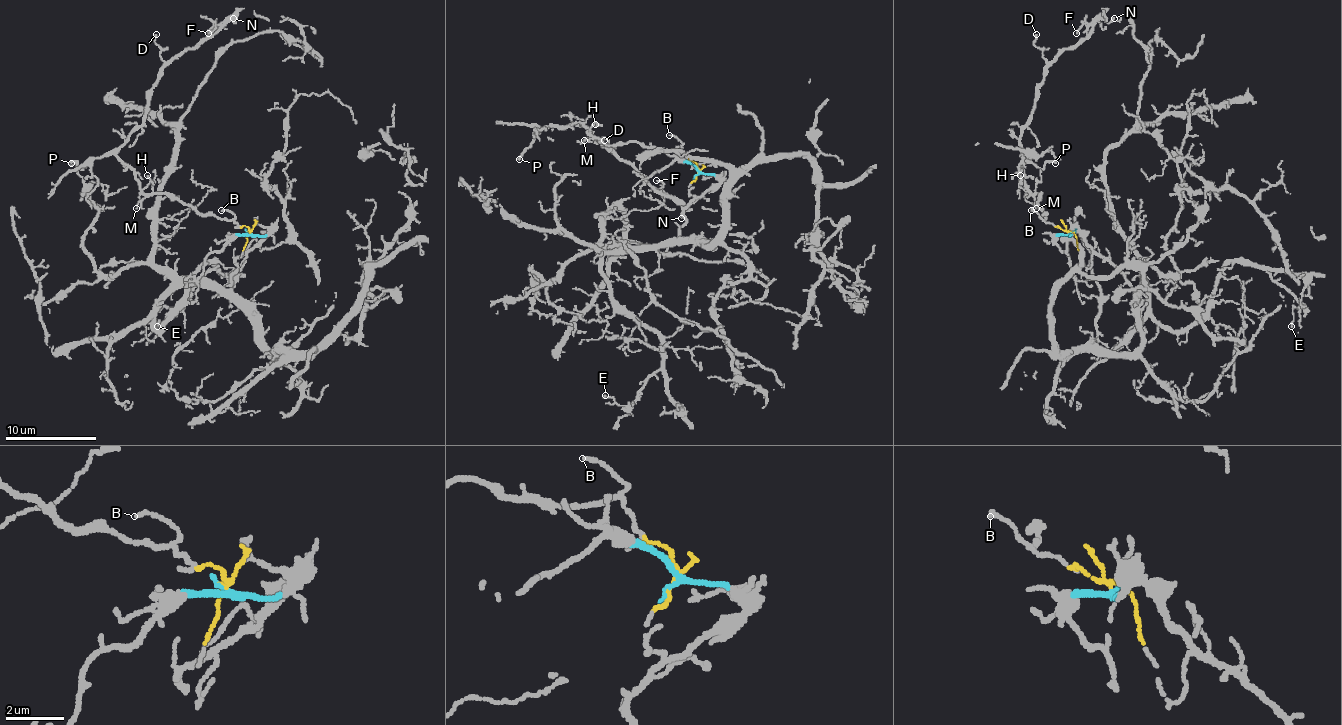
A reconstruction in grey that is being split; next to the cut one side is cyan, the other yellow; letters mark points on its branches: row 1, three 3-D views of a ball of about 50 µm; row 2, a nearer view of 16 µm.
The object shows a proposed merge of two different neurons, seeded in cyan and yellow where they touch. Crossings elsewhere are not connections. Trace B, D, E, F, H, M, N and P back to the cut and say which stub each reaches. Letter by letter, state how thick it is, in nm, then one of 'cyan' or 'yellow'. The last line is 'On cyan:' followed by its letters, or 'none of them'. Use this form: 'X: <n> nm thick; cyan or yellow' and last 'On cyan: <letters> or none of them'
B: 110 nm thick; yellow
D: 110 nm thick; yellow
E: 110 nm thick; cyan
F: 110 nm thick; yellow
H: 130 nm thick; yellow
M: 80 nm thick; yellow
N: 110 nm thick; yellow
P: 190 nm thick; yellow
On cyan: E

